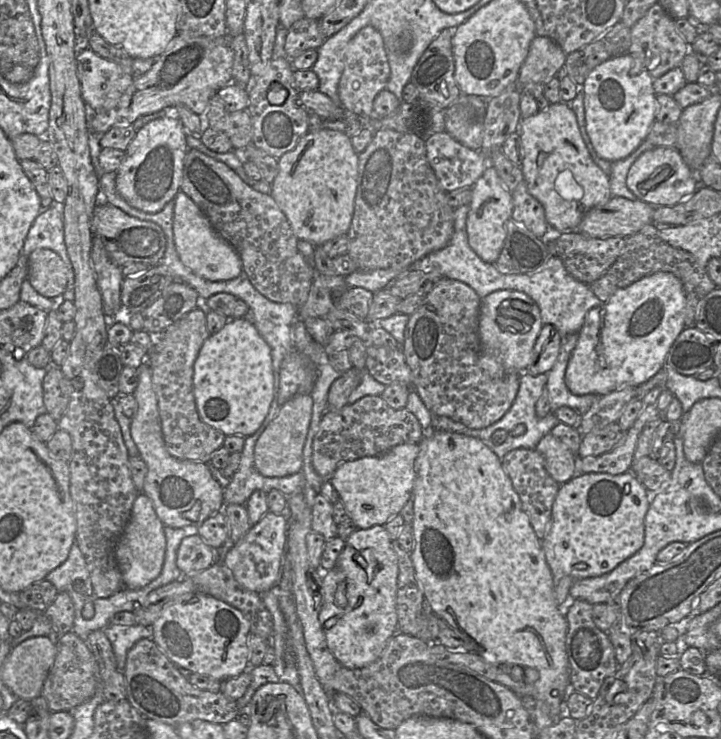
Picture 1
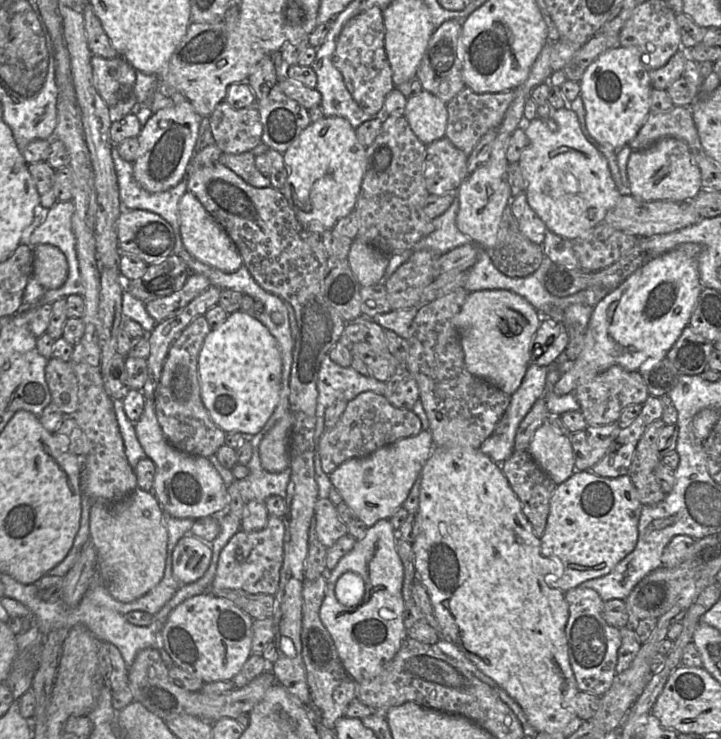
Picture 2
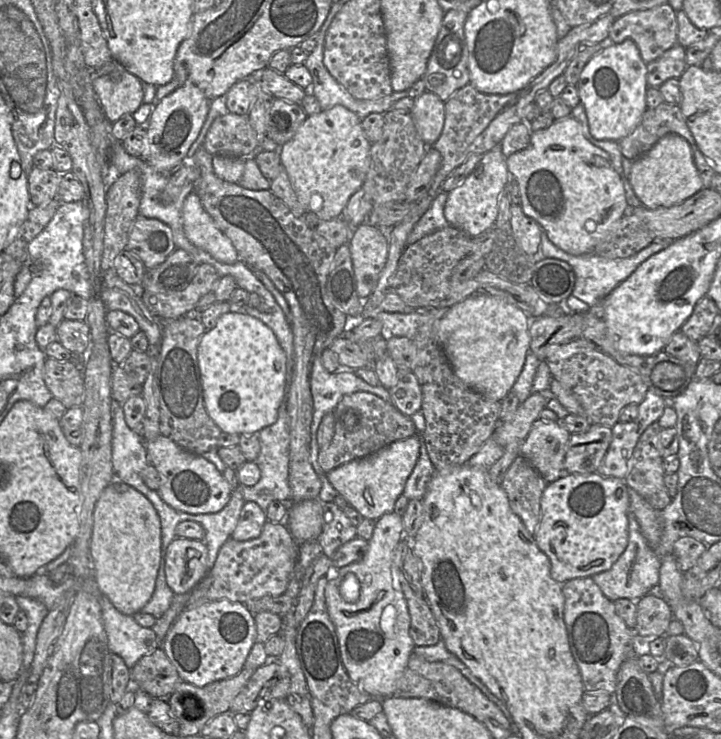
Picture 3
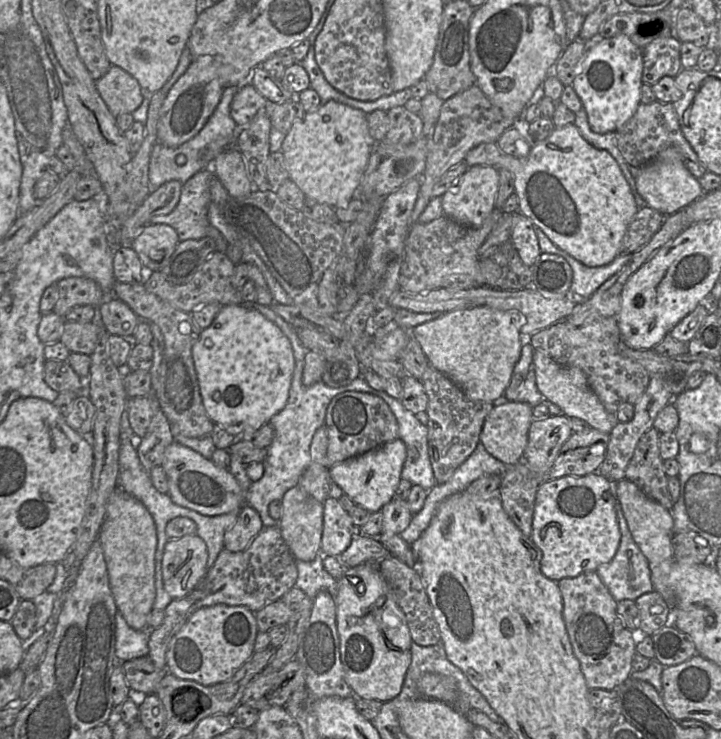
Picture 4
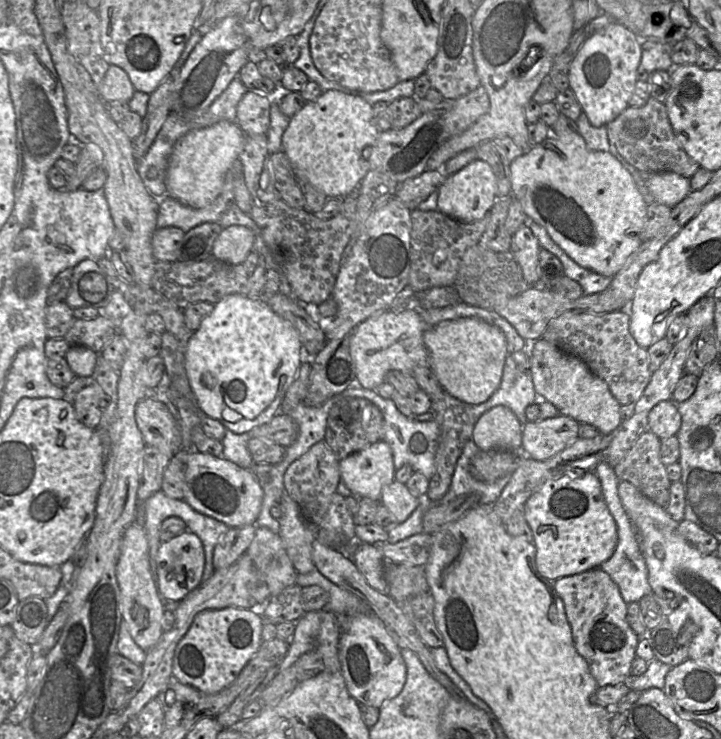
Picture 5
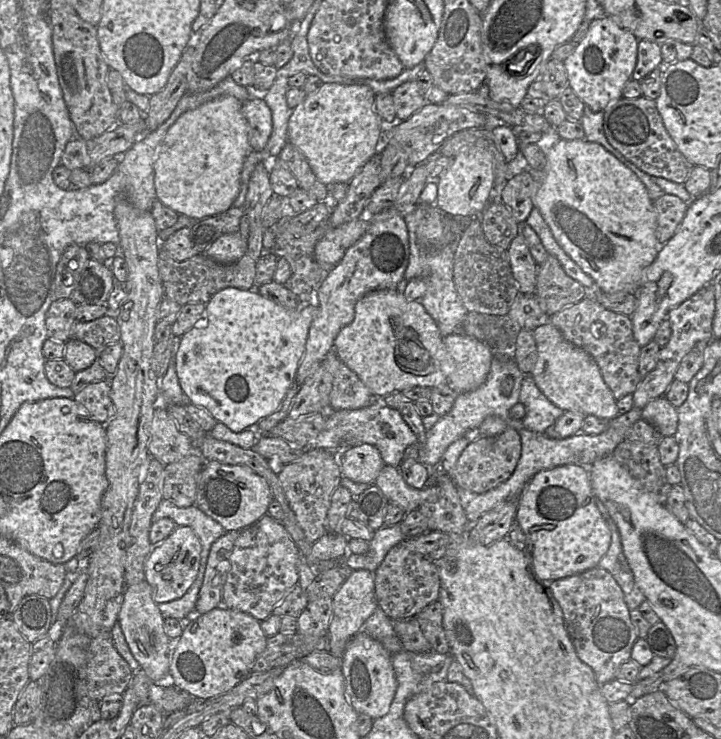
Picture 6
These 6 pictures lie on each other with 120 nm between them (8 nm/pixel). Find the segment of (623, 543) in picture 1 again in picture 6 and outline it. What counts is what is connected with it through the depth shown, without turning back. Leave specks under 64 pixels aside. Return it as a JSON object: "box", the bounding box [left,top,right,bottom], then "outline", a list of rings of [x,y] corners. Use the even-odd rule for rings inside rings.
{"box":[515,465,611,582],"outline":[[[581,465],[536,473],[520,495],[515,525],[526,535],[533,570],[543,581],[553,582],[598,567],[611,543],[611,531],[597,507],[588,467]]]}

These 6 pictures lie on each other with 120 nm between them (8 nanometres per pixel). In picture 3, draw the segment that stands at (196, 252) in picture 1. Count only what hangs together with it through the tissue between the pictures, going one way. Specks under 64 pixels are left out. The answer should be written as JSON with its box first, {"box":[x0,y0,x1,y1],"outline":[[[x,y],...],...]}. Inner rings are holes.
{"box":[182,192,239,264],"outline":[[[196,192],[186,197],[182,217],[184,232],[190,242],[222,263],[232,264],[239,260],[231,240],[206,212]]]}

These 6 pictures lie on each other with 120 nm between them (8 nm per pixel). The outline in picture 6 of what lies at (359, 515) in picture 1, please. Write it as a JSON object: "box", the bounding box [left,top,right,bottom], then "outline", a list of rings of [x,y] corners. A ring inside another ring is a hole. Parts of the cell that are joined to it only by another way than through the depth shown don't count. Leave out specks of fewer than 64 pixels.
{"box":[334,443,386,484],"outline":[[[368,443],[334,451],[341,451],[338,460],[343,477],[355,482],[374,484],[386,465],[380,451]]]}

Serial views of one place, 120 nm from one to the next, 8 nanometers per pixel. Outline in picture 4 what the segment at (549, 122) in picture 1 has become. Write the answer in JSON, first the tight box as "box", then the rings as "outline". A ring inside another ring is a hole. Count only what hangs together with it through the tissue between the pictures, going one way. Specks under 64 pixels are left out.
{"box":[466,124,640,267],"outline":[[[575,124],[555,128],[550,136],[534,144],[528,156],[516,158],[504,153],[496,143],[482,143],[466,155],[468,167],[475,165],[507,169],[514,175],[519,211],[561,250],[588,267],[600,267],[622,253],[622,240],[633,217],[640,209],[621,168],[612,155],[587,142]]]}

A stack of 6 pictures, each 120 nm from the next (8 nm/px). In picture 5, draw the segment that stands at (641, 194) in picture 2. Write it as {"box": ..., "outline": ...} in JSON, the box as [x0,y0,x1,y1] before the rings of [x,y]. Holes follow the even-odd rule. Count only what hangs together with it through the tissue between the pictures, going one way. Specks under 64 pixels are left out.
{"box":[646,172,692,208],"outline":[[[675,172],[653,173],[646,179],[646,186],[656,202],[670,208],[679,204],[692,191],[690,179]]]}

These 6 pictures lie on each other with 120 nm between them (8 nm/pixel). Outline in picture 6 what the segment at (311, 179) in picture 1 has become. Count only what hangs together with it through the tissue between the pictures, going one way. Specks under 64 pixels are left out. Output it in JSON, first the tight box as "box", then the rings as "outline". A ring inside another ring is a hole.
{"box":[287,83,387,185],"outline":[[[323,83],[321,87],[314,93],[308,94],[304,101],[297,105],[292,112],[292,115],[288,123],[287,139],[293,145],[295,145],[307,159],[313,173],[317,179],[325,185],[333,183],[349,183],[360,168],[380,149],[380,145],[383,144],[384,126],[387,125],[382,121],[375,111],[375,98],[376,94],[368,86],[364,84],[341,84],[341,83]]]}

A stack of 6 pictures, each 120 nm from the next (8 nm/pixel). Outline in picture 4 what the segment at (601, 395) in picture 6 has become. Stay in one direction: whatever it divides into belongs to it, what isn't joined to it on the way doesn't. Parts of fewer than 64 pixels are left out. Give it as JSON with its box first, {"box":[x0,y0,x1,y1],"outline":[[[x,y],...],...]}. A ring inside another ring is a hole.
{"box":[532,349,618,434],"outline":[[[534,349],[532,368],[536,376],[536,386],[546,401],[557,405],[563,415],[586,421],[592,429],[610,434],[618,420],[616,415],[606,411],[599,398],[590,388],[584,372],[577,367],[563,366],[556,363],[545,352]]]}

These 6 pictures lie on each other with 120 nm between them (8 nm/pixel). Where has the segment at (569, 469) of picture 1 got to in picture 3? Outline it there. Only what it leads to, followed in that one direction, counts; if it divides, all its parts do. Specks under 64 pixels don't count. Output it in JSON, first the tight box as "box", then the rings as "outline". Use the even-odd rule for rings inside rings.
{"box":[520,419,570,484],"outline":[[[537,419],[520,446],[520,454],[529,460],[548,484],[566,474],[564,471],[564,459],[570,435],[562,425],[562,421],[543,421]]]}

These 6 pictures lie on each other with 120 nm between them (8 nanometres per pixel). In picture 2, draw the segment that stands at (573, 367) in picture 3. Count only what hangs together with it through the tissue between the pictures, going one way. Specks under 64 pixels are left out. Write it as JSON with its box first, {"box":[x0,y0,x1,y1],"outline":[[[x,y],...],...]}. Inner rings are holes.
{"box":[574,365,649,426],"outline":[[[614,365],[596,375],[592,380],[579,384],[574,392],[587,426],[603,426],[619,422],[626,407],[633,404],[642,405],[649,396],[647,386],[639,371],[628,371]]]}

